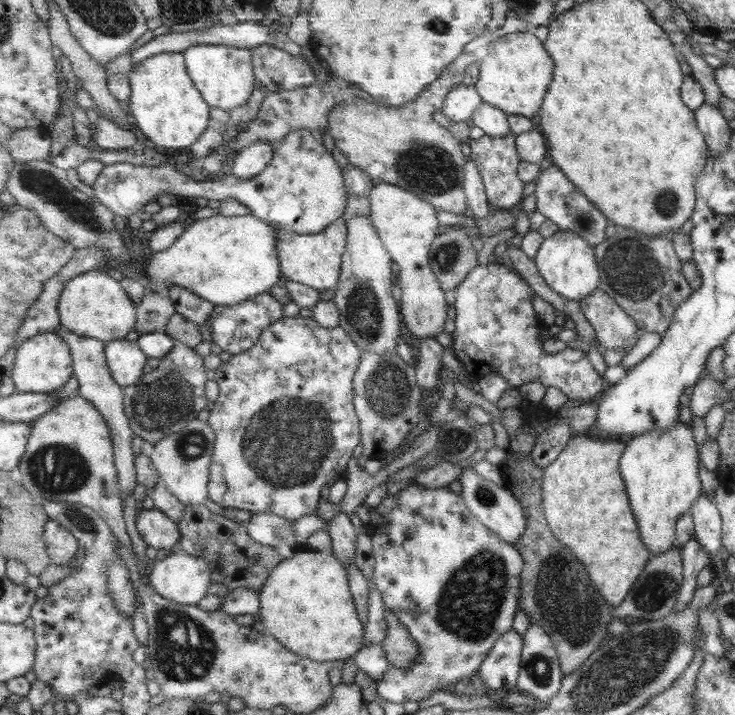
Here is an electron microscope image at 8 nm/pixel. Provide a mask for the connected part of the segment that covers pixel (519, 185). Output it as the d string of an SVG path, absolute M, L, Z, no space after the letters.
M486 134L480 139L471 139L471 159L480 167L480 172L487 186L489 201L494 207L511 209L524 200L526 183L519 175L520 165L524 161L520 157L517 137L518 135L495 137Z

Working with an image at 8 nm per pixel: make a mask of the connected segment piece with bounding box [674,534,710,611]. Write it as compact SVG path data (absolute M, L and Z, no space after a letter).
M694 534L691 536L691 539L682 546L681 555L683 560L683 583L674 608L677 611L681 611L693 599L694 591L699 587L697 583L698 573L704 567L709 567L710 563L709 554L701 547L701 544Z

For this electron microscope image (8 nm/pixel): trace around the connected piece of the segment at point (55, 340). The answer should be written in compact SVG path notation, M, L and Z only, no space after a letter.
M57 331L47 332L30 338L28 342L22 343L18 350L15 363L14 379L21 393L52 393L62 387L75 377L75 359L68 340L62 339Z

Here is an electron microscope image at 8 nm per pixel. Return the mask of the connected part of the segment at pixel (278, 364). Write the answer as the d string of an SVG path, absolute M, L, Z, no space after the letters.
M299 315L284 317L275 322L263 332L263 337L260 338L256 347L246 353L234 355L228 362L224 362L222 367L216 371L215 377L220 384L221 395L218 401L211 406L211 417L208 421L217 434L215 457L211 466L211 485L209 486L211 499L224 508L249 510L254 515L274 513L291 521L300 520L309 514L316 513L320 508L324 485L330 488L347 477L354 452L363 442L363 427L355 406L355 379L362 358L363 350L359 343L352 339L352 335L344 327L324 327L316 319Z

